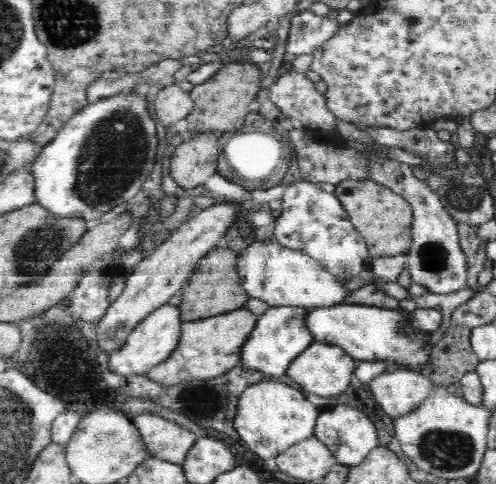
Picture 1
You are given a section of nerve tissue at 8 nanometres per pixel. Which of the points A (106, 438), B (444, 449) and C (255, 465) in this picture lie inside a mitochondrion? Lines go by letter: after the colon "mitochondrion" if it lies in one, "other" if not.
A: mitochondrion
B: mitochondrion
C: other

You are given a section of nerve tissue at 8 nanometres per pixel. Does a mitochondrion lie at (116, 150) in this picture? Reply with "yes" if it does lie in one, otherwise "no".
yes

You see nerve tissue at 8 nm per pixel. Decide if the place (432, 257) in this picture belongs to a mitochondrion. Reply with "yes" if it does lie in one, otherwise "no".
yes

